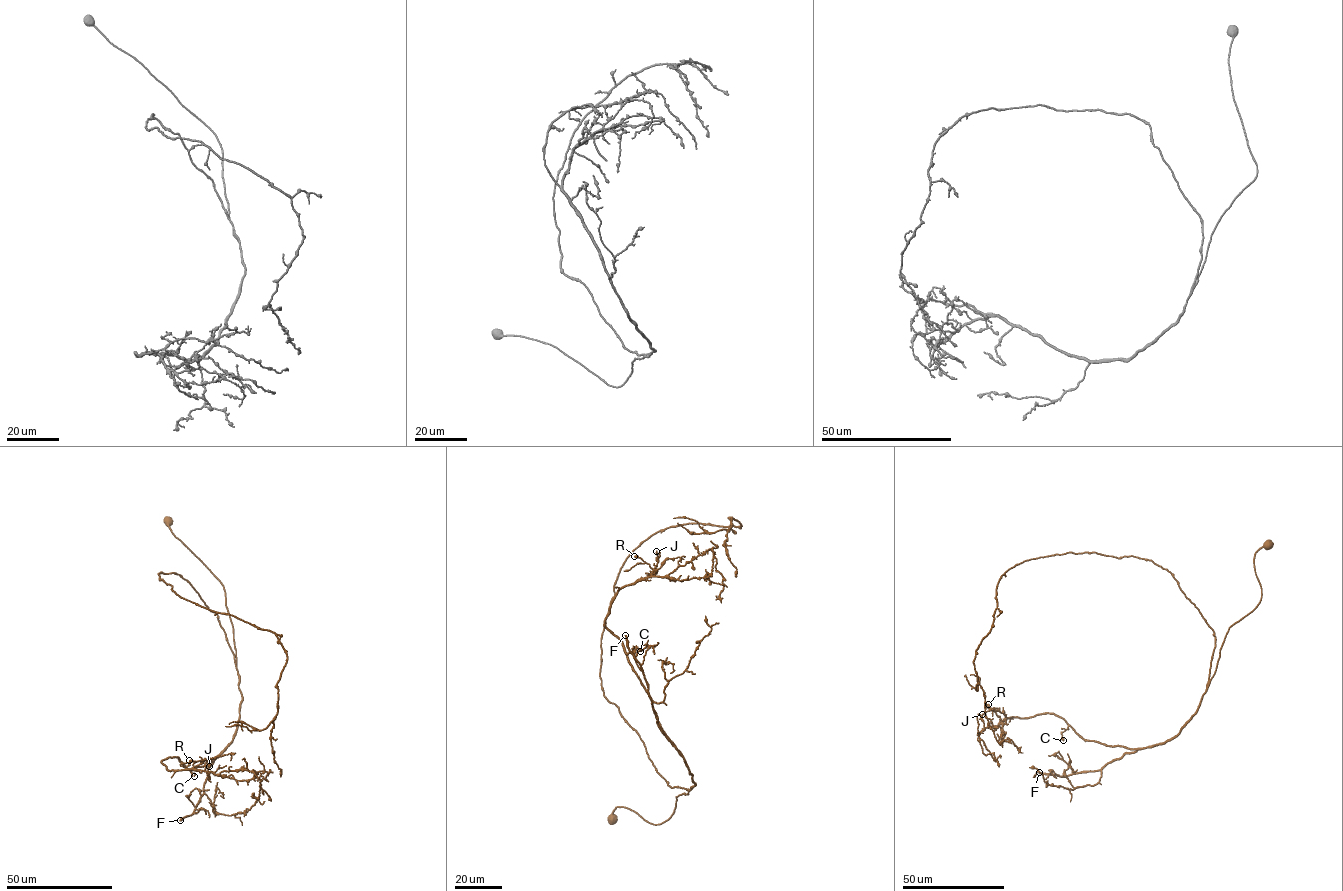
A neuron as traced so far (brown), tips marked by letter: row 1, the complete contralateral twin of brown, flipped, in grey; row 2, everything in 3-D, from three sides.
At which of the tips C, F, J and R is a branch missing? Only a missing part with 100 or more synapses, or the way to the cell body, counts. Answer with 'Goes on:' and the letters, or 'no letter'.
Goes on: F

